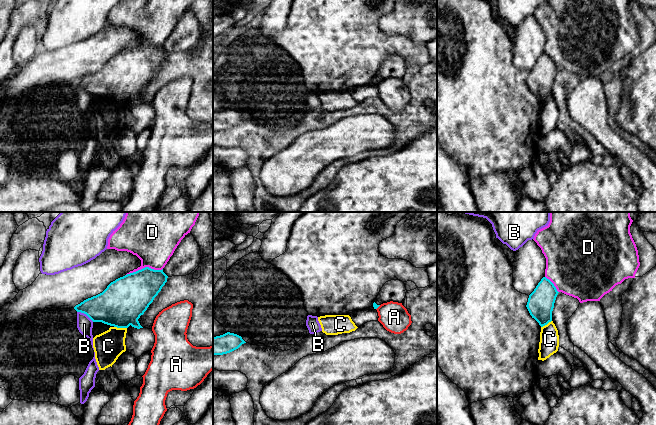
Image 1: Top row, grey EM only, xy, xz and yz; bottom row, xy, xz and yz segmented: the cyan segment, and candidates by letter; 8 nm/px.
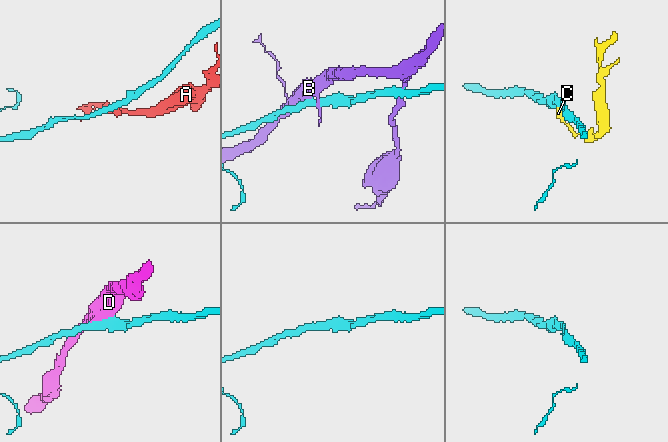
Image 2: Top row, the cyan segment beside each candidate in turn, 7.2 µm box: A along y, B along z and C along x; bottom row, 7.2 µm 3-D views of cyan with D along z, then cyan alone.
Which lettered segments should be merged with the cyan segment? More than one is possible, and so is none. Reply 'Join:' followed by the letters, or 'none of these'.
Join: none of these

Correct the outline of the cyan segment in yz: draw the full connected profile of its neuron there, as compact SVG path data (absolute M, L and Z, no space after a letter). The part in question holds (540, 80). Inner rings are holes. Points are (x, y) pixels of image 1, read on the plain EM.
M543 53L529 71L526 83L541 103L552 97L552 87L558 69L554 60Z

